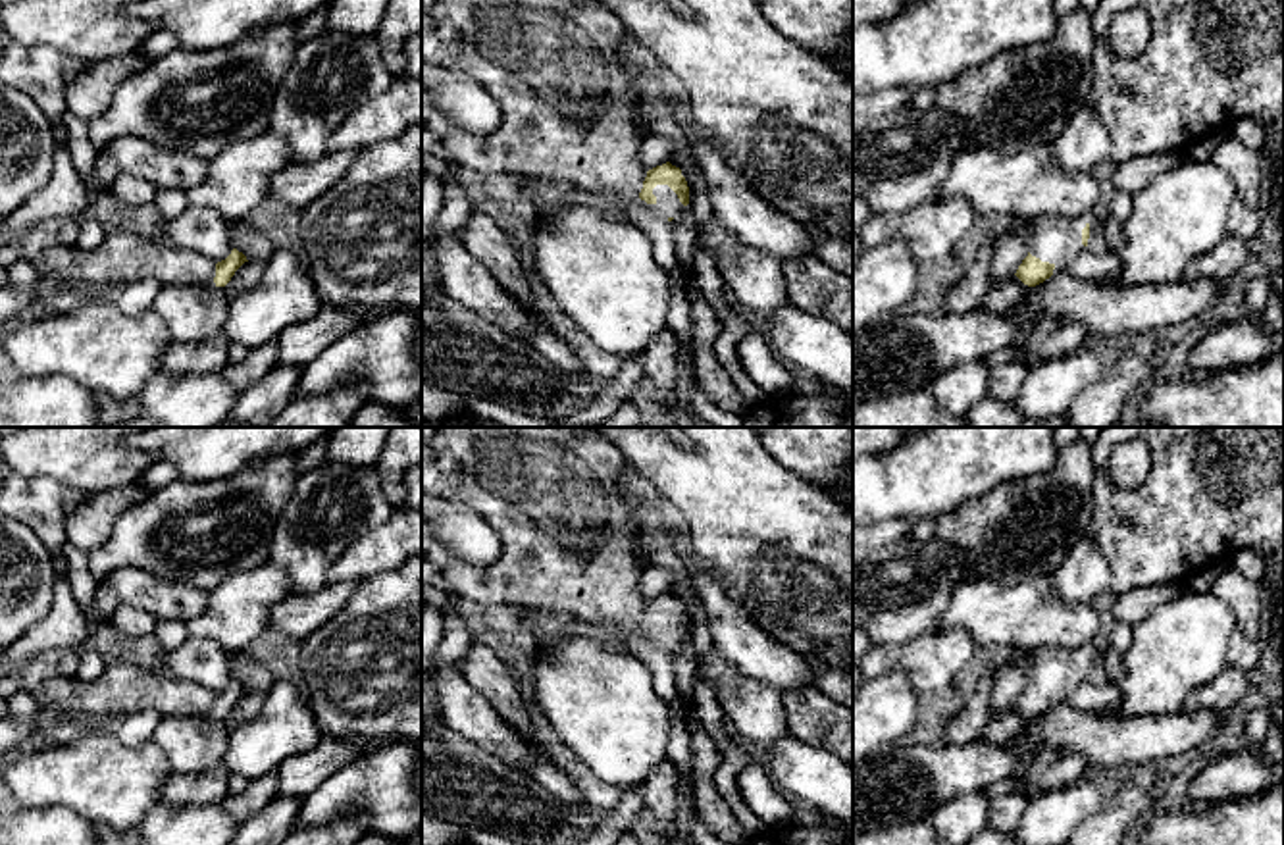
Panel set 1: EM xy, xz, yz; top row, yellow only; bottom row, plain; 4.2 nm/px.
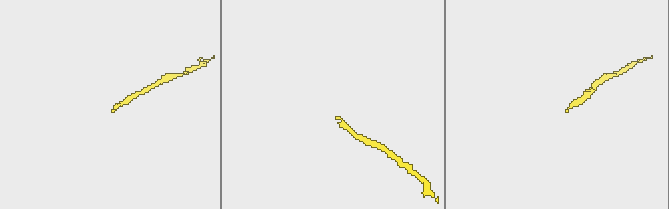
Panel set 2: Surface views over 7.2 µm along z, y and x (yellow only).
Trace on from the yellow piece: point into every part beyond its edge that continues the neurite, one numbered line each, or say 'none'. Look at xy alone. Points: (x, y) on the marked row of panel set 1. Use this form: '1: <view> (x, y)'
1: xy (124, 256)

